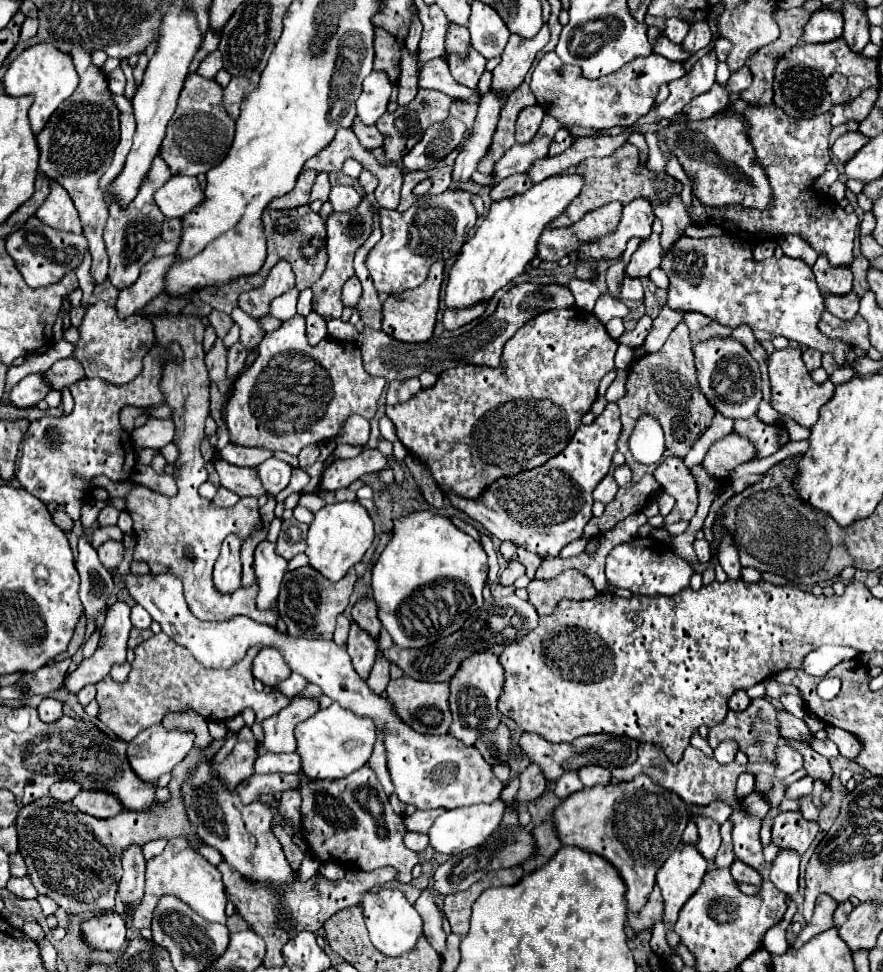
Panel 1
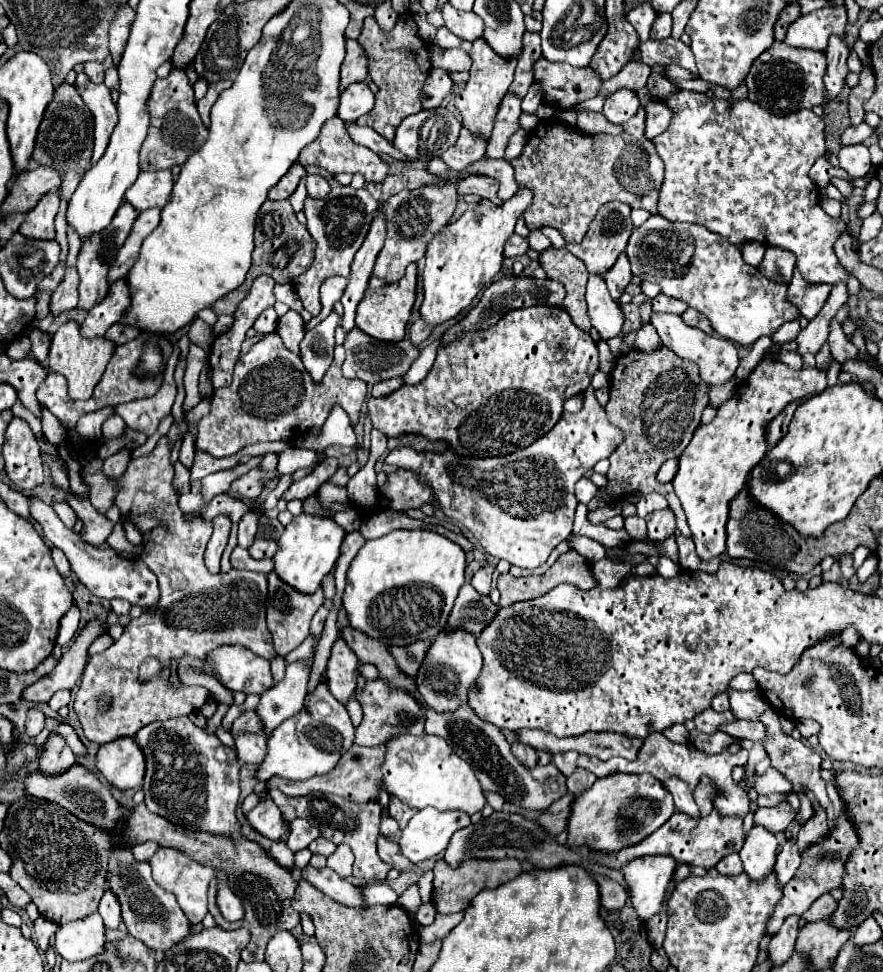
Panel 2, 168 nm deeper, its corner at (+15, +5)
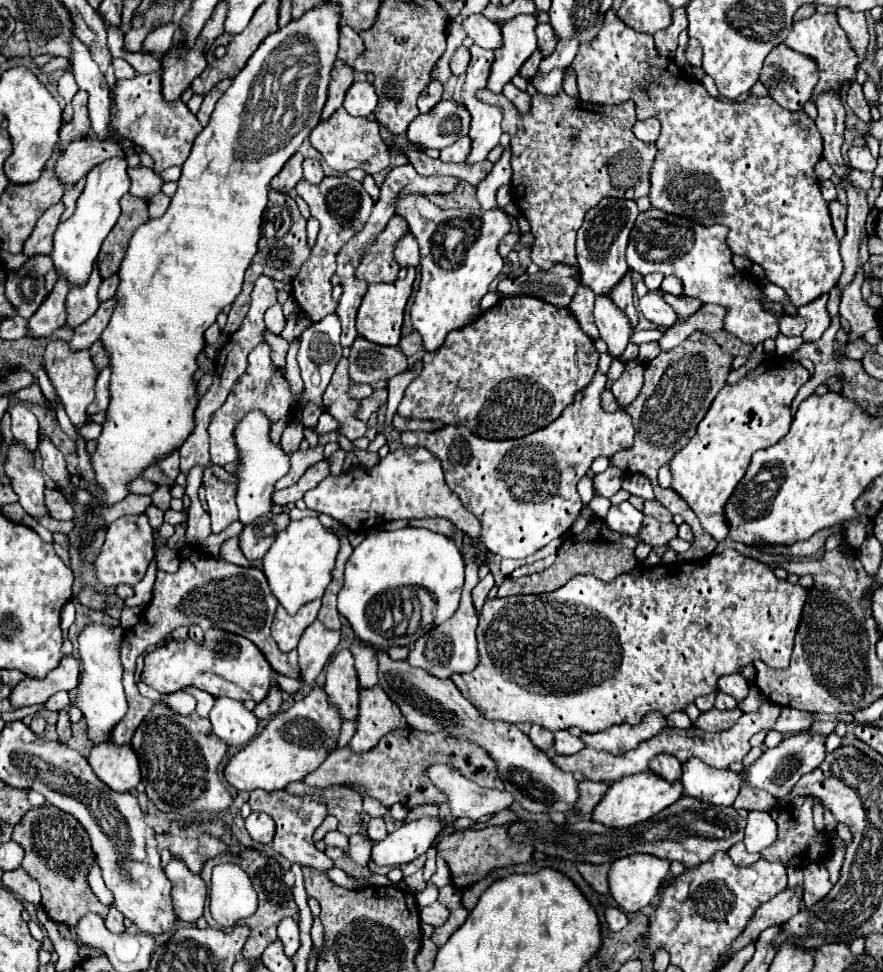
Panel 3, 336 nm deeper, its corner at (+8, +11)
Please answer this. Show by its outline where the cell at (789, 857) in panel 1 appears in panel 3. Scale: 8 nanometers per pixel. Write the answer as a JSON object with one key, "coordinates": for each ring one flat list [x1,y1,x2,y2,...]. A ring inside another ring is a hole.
{"coordinates":[[750,812,746,822,748,824,746,824,746,834,744,834,744,844,748,852,758,854,776,842,778,826,768,812]]}

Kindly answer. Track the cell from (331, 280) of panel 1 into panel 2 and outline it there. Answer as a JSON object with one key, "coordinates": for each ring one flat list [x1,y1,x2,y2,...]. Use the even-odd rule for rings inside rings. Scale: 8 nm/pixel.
{"coordinates":[[335,186,325,198,319,198,319,200,305,198,303,212,307,216,307,230,317,246,315,246,315,258,311,268,301,276,297,276,293,284,303,302,303,308,311,312,311,316,317,316,321,312,321,302,319,302,321,282,335,274,349,274,349,264,355,252,363,244,363,238,371,226,371,220,377,208,379,208,379,202,365,188,355,190,351,186]]}

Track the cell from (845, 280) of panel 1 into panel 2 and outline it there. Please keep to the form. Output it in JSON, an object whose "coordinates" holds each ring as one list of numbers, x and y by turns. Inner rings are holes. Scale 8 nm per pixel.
{"coordinates":[[795,270,789,290,787,290,787,298,789,298,789,302,793,302,797,306,799,316,811,320,819,314,821,306,825,304,827,296,829,296,829,290,831,290,829,284,807,284,803,280,803,276]]}

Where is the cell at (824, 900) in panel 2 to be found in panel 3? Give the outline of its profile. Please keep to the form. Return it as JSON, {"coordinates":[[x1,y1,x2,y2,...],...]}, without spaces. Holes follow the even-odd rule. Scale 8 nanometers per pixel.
{"coordinates":[[823,862,809,864,803,869,804,904,812,906,820,902,830,892,833,884,829,880,828,871]]}

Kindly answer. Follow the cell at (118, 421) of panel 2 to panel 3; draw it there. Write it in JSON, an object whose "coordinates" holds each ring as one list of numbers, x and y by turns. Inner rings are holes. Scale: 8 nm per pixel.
{"coordinates":[[97,423,86,424,79,429,80,436,82,436,86,442,96,440,101,434,101,431,102,426]]}

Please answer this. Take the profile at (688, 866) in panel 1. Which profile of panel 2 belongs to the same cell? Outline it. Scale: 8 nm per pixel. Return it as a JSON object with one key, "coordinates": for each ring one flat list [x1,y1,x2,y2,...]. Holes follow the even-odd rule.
{"coordinates":[[645,856,621,868,627,884,629,902,641,920,649,920,661,908,665,890,675,872,675,860,669,856]]}

